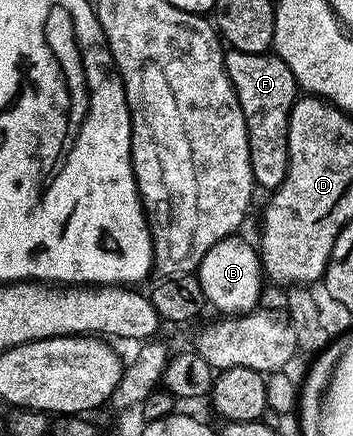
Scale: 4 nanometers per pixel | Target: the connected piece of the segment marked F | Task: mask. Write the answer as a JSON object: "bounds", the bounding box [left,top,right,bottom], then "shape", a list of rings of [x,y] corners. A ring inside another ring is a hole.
{"bounds":[223,49,297,188],"shape":[[[231,49],[224,54],[223,64],[229,81],[237,93],[241,113],[245,117],[247,136],[251,146],[251,168],[255,174],[256,184],[260,188],[280,187],[289,161],[287,134],[291,106],[295,104],[297,98],[297,84],[293,73],[289,65],[285,65],[285,61],[281,61],[281,57],[274,53],[258,55]]]}

